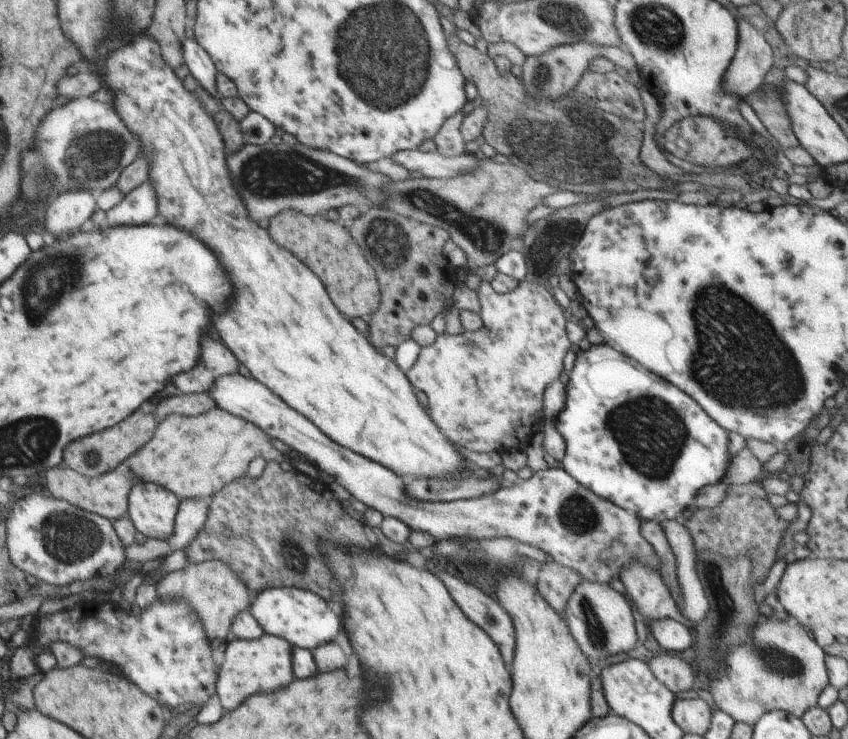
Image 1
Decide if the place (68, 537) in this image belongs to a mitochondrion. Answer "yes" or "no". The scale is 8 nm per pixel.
yes

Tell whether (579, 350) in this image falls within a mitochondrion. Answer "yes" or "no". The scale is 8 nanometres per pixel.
no

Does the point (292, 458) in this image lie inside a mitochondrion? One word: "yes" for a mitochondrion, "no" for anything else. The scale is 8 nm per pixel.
no

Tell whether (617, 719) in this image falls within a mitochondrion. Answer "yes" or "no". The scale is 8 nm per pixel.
no

